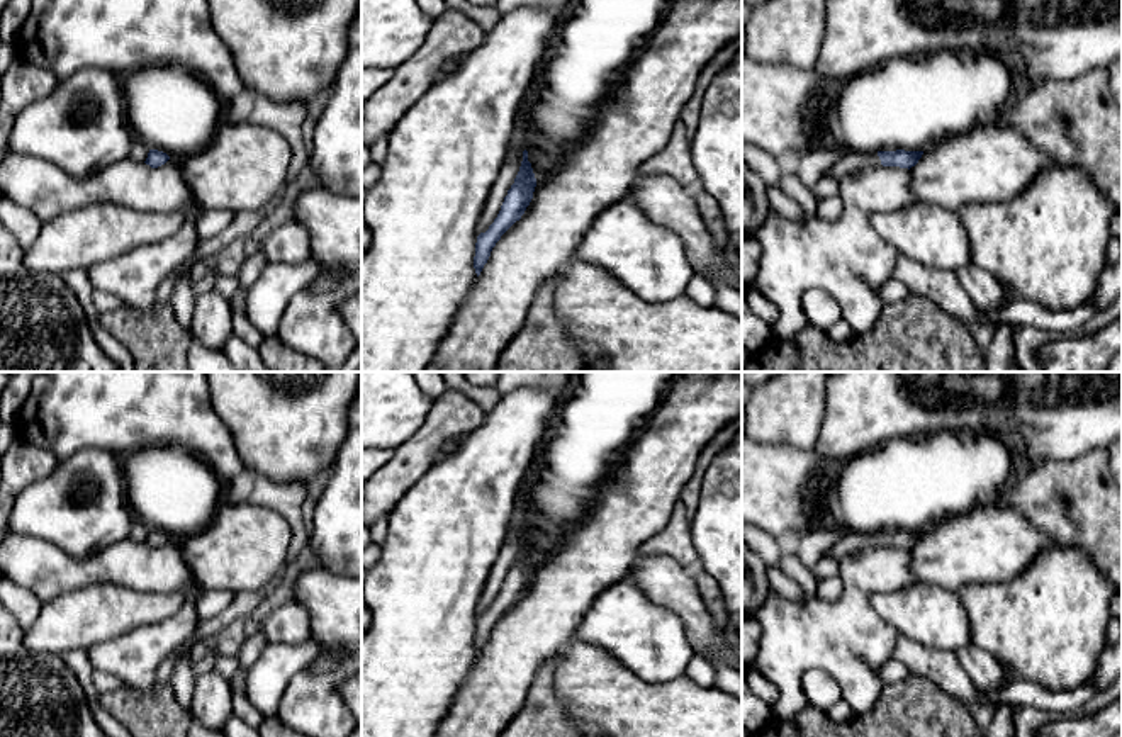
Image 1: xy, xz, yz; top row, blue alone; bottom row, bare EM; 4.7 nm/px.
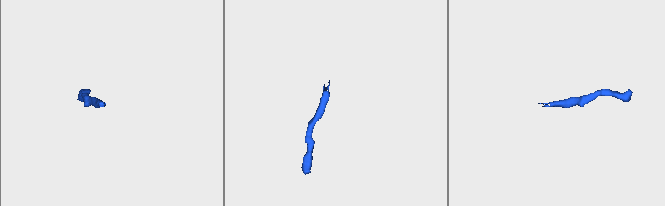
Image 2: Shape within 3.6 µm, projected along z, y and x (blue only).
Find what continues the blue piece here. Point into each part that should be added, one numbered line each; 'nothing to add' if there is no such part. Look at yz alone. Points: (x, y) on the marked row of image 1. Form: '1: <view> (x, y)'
1: yz (851, 160)

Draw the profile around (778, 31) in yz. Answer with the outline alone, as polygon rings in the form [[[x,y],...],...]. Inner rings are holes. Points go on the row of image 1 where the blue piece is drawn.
[[[767,0],[752,7],[743,29],[750,59],[815,70],[827,31],[827,0]]]

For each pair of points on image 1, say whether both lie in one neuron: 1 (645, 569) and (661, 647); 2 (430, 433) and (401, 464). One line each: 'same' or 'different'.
1: different
2: same

